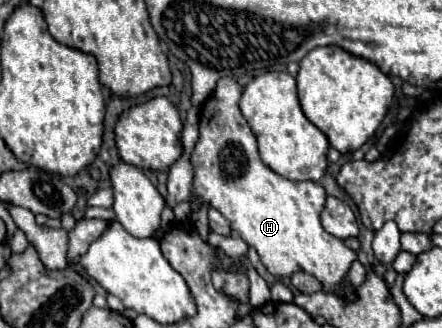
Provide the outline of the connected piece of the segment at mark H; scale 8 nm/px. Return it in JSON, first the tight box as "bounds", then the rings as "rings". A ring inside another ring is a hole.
{"bounds":[191,78,357,298],"rings":[[[221,78],[201,106],[199,140],[191,154],[195,170],[193,196],[201,204],[209,202],[209,206],[219,210],[231,222],[231,228],[257,250],[261,262],[275,278],[287,278],[303,270],[321,280],[323,288],[355,298],[353,286],[341,286],[339,282],[357,256],[321,226],[319,216],[327,198],[323,186],[317,182],[293,182],[263,164],[255,134],[239,112],[241,94],[243,86],[235,78]]]}

